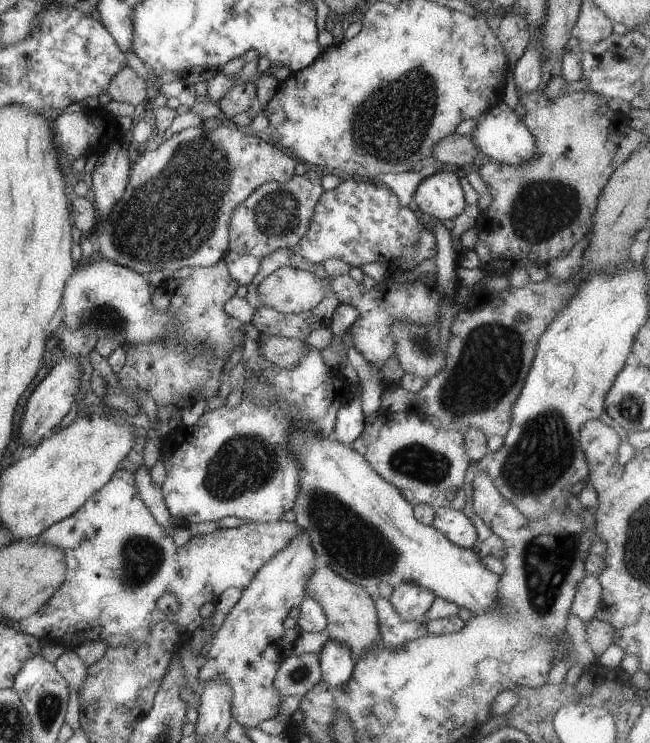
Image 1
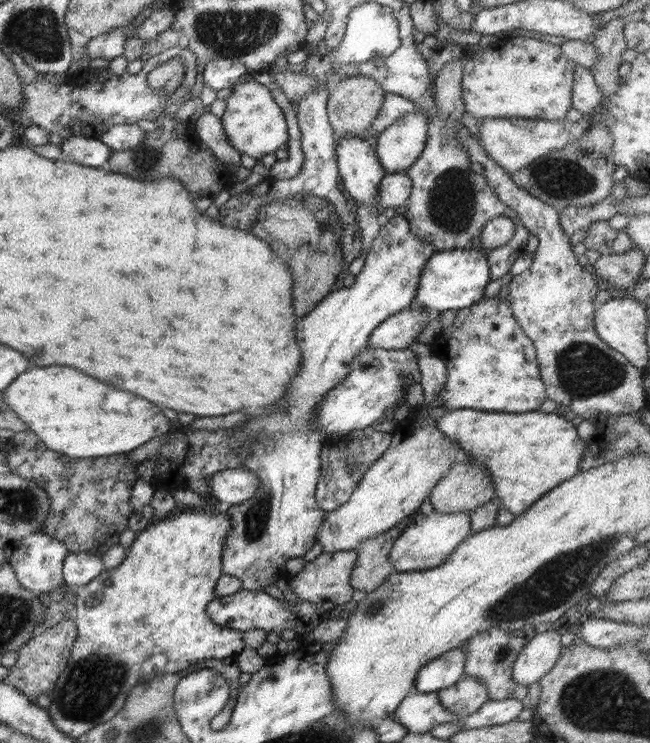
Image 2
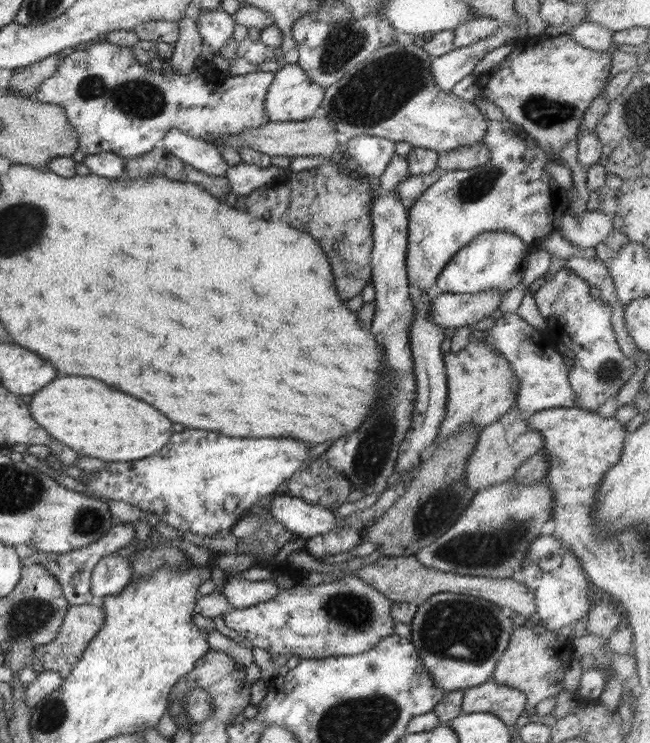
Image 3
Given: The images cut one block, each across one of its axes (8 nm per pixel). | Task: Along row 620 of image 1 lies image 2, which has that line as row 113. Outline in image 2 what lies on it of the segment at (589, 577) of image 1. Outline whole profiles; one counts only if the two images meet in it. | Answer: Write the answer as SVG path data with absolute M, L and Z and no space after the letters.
M577 64L574 71L572 107L580 109L580 112L590 116L593 108L599 105L602 98L603 94L596 84L592 70Z

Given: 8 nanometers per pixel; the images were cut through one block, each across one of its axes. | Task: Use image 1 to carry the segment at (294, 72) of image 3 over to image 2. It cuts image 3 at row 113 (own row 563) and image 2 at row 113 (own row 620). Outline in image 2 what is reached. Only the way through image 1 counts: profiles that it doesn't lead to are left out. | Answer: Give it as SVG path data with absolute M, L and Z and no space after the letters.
M254 79L244 83L236 83L232 87L230 96L226 98L226 109L221 121L230 145L241 154L248 154L252 158L260 159L266 154L287 149L290 138L287 133L283 107L274 101L268 87L254 81Z

